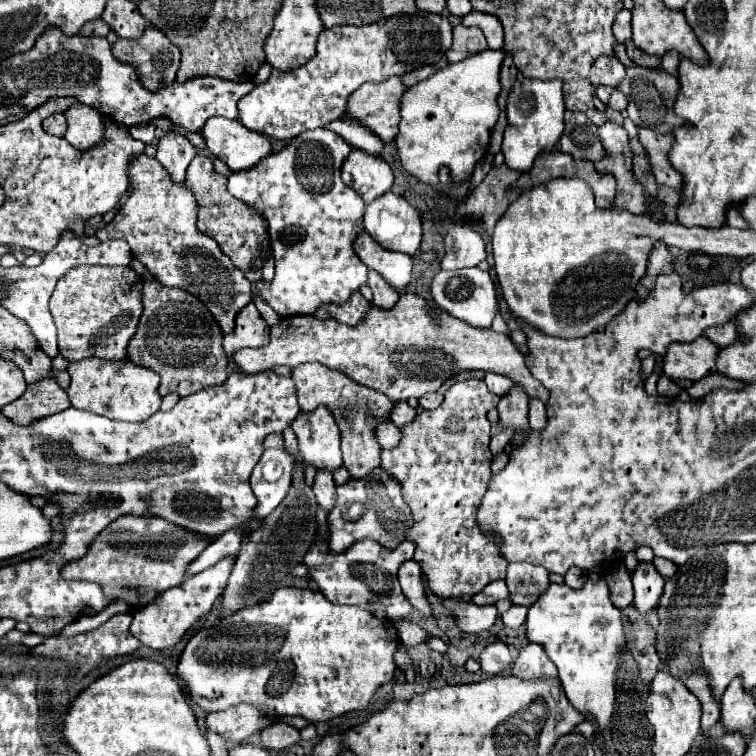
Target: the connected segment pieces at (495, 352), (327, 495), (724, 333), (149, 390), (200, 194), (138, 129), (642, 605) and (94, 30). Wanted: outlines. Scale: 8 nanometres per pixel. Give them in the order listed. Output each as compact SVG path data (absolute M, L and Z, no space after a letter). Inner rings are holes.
M401 293L391 311L371 305L363 323L355 327L343 325L337 319L317 319L313 315L287 317L271 327L271 343L267 347L235 353L235 363L239 363L245 373L259 373L273 369L275 365L297 367L309 361L343 371L357 383L383 391L389 399L395 399L395 403L437 391L449 379L449 371L453 377L473 369L511 377L529 399L541 399L543 403L549 399L549 391L529 373L525 355L513 345L509 335L479 331L465 321L439 311L435 303L429 303L415 293ZM435 315L439 315L439 321L433 319Z
M319 471L315 475L313 493L317 497L317 503L329 513L335 507L335 483L333 483L333 475L327 475L327 471Z
M729 321L729 323L723 323L723 325L713 325L713 327L707 327L703 331L703 337L711 339L717 347L725 347L727 343L733 343L735 339L735 325Z
M83 359L79 363L69 363L67 371L71 375L67 395L75 409L85 409L117 421L145 421L159 411L159 375L133 365L129 359L121 359L115 363L103 359Z
M195 155L193 163L187 167L185 187L193 193L199 205L199 219L197 219L199 231L213 237L219 243L221 251L227 257L231 257L235 267L241 269L251 283L261 281L261 269L273 253L269 241L269 229L263 215L259 215L259 211L255 211L253 207L249 207L247 203L243 203L241 199L233 197L227 191L227 177L215 171L213 159L207 155Z
M152 123L146 125L135 125L129 128L129 134L145 144L151 144L155 138L156 127Z
M639 561L633 571L633 589L635 589L635 607L641 613L651 611L659 603L659 597L663 593L665 579L659 575L655 565L651 561Z
M99 17L99 19L93 19L93 21L89 21L89 23L85 23L83 27L81 27L81 35L99 35L99 37L105 37L107 33L109 33L109 25Z

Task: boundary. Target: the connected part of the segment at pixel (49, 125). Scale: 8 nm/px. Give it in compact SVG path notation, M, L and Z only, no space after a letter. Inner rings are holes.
M55 113L55 115L47 117L47 119L43 119L43 129L45 129L45 133L49 133L49 135L63 137L63 131L67 129L67 123L65 123L65 119L63 119L63 113Z

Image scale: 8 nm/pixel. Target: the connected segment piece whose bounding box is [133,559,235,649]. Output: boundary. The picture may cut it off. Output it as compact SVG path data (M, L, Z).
M221 559L217 565L209 567L203 573L197 573L181 583L181 587L175 587L171 591L165 591L151 607L143 607L143 611L135 611L133 615L133 637L137 637L143 645L151 649L169 649L175 647L177 641L185 635L185 631L203 615L207 615L215 603L217 597L225 591L229 573L233 569L233 559Z

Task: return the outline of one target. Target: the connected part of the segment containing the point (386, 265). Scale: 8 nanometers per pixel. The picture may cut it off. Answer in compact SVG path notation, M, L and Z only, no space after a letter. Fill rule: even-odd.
M365 231L355 239L355 253L359 259L373 271L381 273L397 291L405 289L405 285L411 281L411 265L413 259L409 255L399 255L397 251L387 251L385 247L379 247Z

